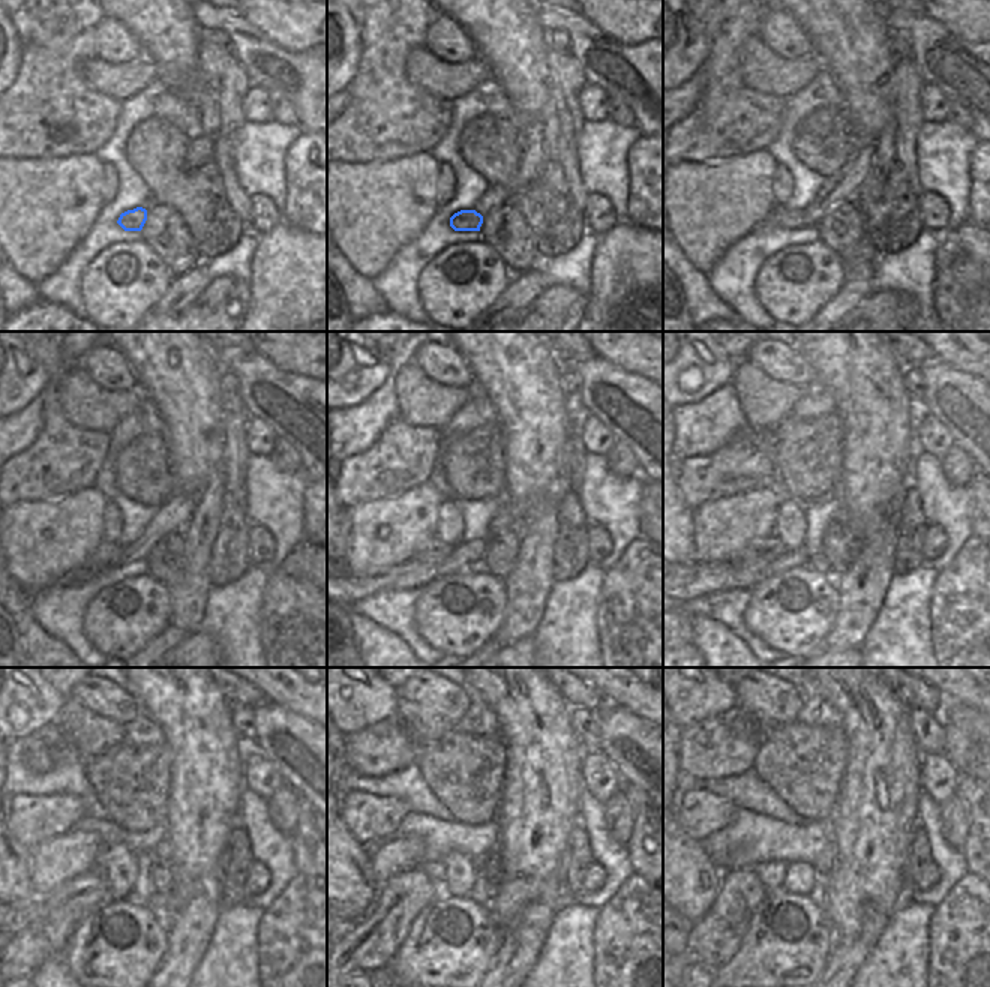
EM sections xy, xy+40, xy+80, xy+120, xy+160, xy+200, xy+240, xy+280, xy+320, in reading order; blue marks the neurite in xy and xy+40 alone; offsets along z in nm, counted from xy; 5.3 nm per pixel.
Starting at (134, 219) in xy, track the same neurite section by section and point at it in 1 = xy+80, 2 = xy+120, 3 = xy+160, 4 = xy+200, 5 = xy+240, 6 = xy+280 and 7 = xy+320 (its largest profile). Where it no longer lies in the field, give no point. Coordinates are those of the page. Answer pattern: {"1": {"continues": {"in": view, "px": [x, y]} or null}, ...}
{"1": {"continues": {"in": "xy+80", "px": [789, 219]}}, "2": {"continues": {"in": "xy+120", "px": [105, 555]}}, "3": {"continues": {"in": "xy+160", "px": [432, 552]}}, "4": {"continues": {"in": "xy+200", "px": [765, 551]}}, "5": {"continues": {"in": "xy+240", "px": [65, 908]}}, "6": {"continues": {"in": "xy+280", "px": [372, 942]}}, "7": {"continues": {"in": "xy+320", "px": [711, 942]}}}

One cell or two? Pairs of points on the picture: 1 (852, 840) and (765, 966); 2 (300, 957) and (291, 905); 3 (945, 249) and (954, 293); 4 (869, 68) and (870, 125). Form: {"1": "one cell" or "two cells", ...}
{"1": "two cells", "2": "one cell", "3": "two cells", "4": "one cell"}

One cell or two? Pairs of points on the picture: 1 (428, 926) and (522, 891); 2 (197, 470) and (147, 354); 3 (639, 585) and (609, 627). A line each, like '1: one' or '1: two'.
1: two
2: one
3: one

